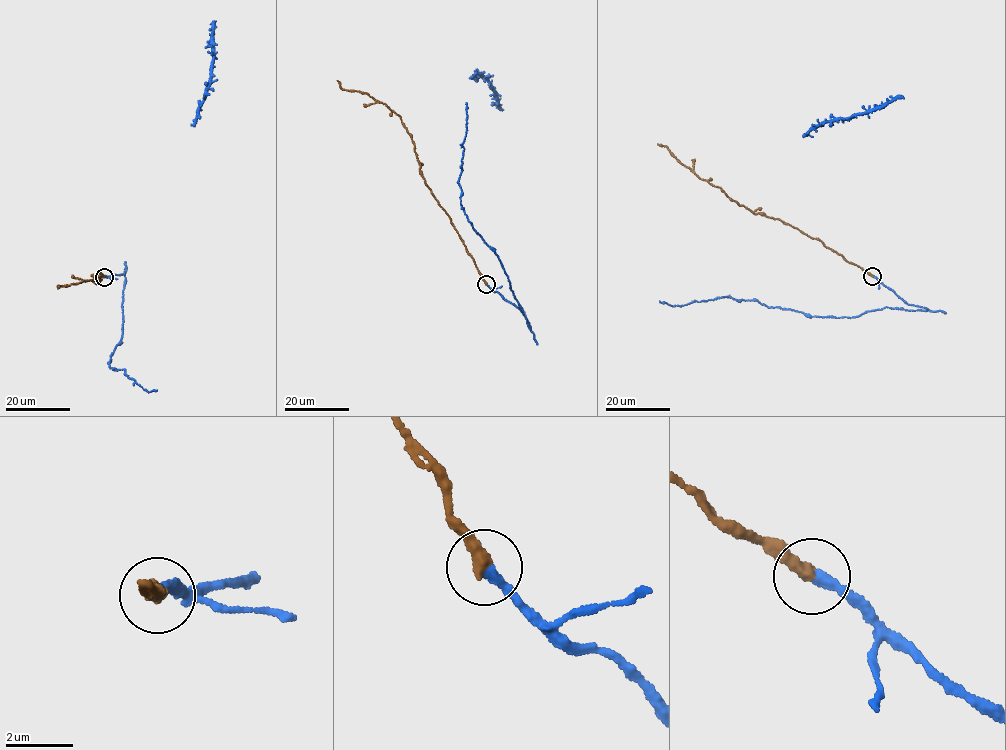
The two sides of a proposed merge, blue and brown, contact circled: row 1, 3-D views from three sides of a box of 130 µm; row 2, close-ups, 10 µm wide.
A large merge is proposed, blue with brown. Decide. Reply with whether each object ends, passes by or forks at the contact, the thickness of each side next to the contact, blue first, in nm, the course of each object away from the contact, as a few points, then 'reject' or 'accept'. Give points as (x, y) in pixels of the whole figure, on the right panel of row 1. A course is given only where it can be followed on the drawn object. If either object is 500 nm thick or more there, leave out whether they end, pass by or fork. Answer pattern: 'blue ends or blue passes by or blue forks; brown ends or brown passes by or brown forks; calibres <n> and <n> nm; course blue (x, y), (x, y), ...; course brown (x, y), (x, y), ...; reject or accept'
blue ends; brown ends; calibres 320 and 380 nm; course blue (872, 276), (927, 309), (886, 307), (835, 318), (756, 299), (660, 301); course brown (872, 276), (818, 240), (778, 219), (755, 214), (731, 199), (657, 143); accept

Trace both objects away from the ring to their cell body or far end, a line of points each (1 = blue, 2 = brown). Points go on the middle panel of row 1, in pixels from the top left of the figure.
1: (486, 284), (522, 312), (530, 328), (494, 251), (473, 229), (462, 209), (458, 182), (466, 136), (466, 102)
2: (486, 284), (450, 218), (425, 182), (411, 135), (401, 117), (366, 93), (344, 90), (337, 80)

